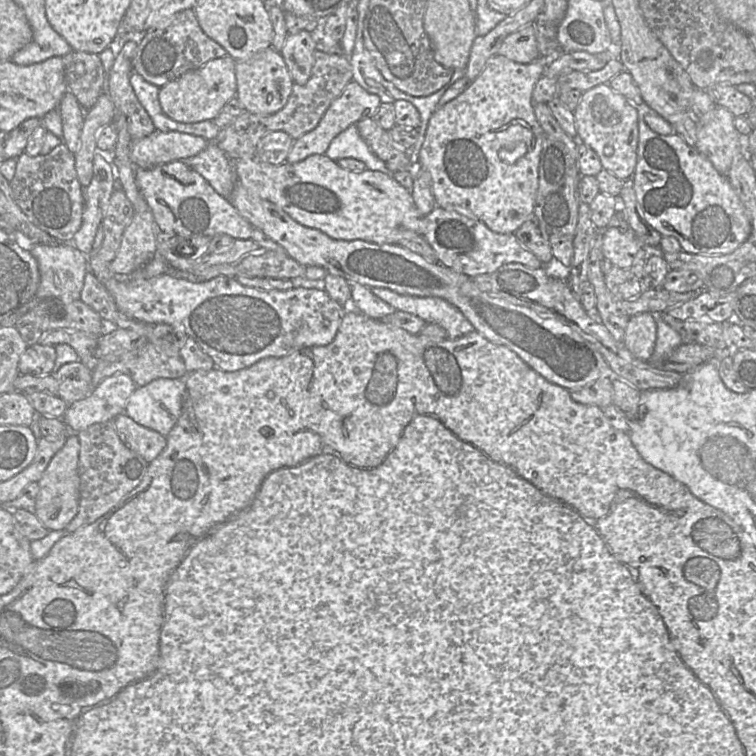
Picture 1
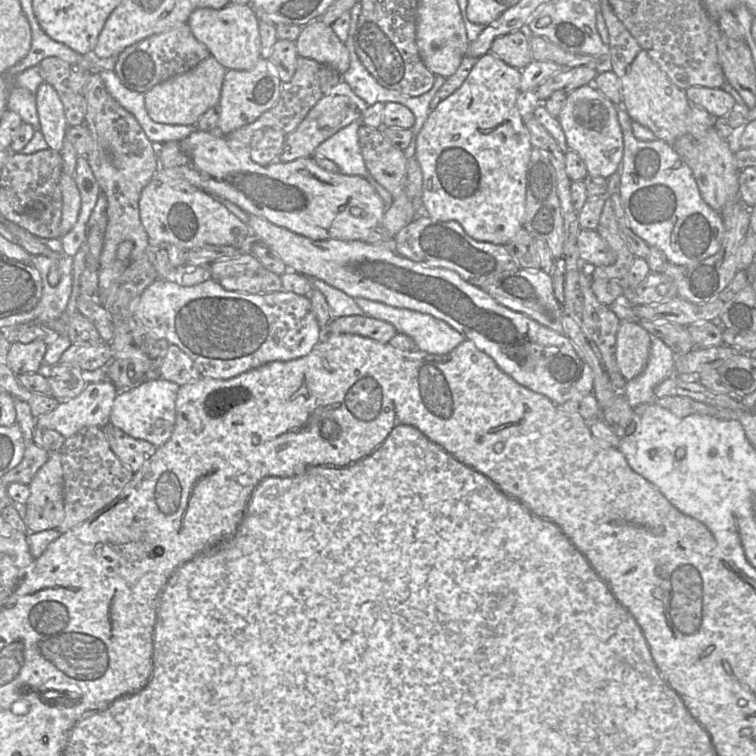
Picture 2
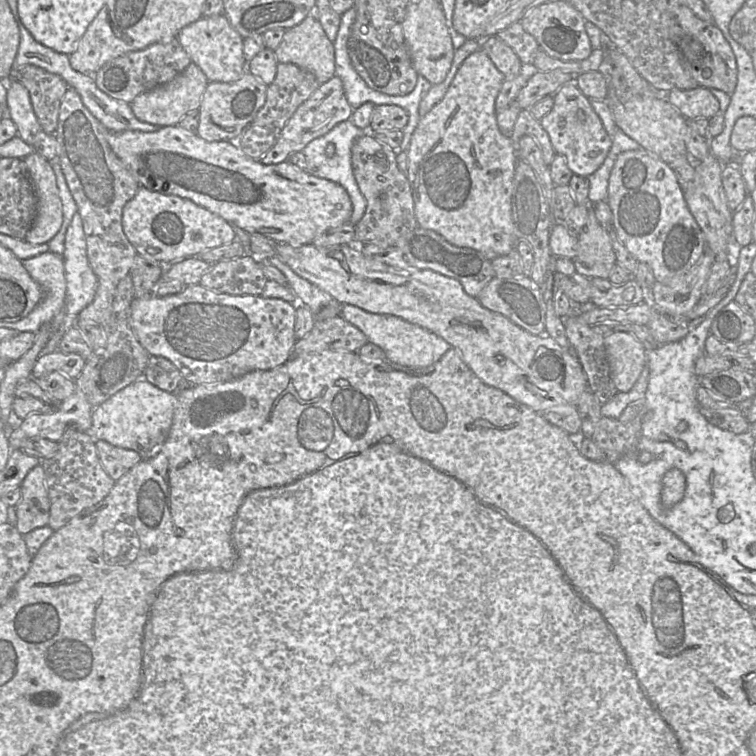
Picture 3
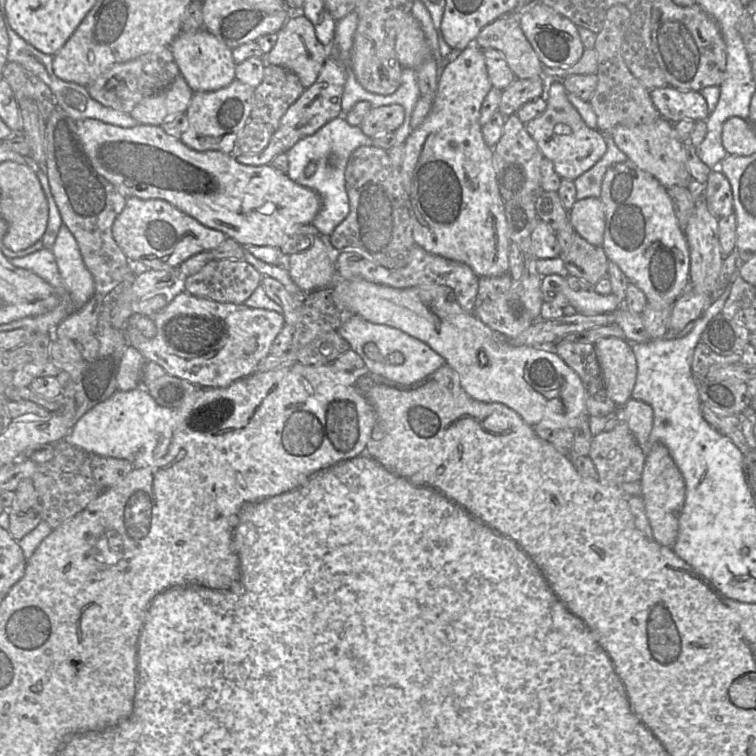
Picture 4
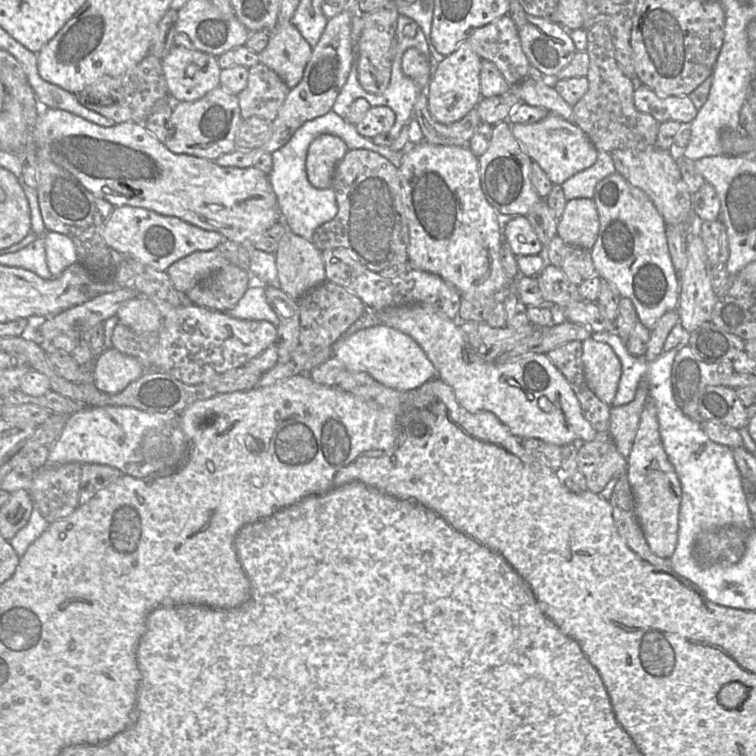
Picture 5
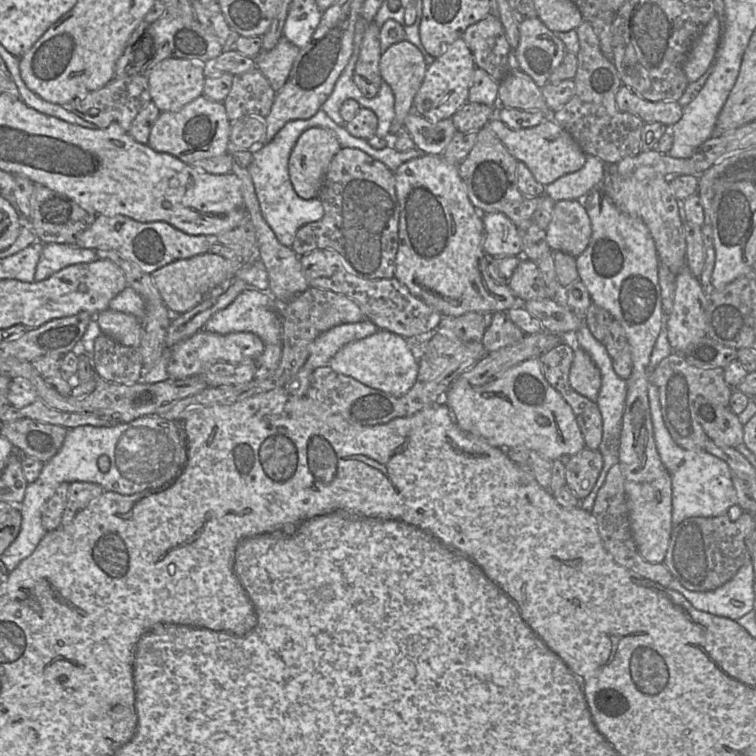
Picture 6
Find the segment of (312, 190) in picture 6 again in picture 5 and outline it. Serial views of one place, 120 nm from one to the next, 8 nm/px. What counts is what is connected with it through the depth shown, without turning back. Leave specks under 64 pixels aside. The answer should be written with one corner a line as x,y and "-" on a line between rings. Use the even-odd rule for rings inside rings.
337,136
316,137
309,145
305,162
309,183
316,189
330,187
335,169
347,151
345,142

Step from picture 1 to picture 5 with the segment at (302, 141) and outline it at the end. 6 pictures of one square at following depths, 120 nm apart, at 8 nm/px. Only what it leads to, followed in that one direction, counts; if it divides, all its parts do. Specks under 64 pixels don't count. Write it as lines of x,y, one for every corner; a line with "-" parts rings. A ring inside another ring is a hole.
348,8
337,16
328,19
327,25
317,43
312,48
311,57
305,66
301,81
290,90
281,105
276,118
271,122
271,133
266,142
251,150
234,149
222,155
215,163
222,167
253,167
258,158
265,153
273,153
284,146
294,132
305,122
332,111
333,104
347,81
353,62
351,45
351,20
358,11

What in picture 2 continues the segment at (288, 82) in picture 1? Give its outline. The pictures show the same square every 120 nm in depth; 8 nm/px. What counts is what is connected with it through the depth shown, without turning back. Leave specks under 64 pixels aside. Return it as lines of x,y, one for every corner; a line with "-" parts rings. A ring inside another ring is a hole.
260,57
250,70
227,70
220,99
215,107
219,116
217,131
225,136
255,121
276,104
282,85
283,82
280,80
275,66
267,58

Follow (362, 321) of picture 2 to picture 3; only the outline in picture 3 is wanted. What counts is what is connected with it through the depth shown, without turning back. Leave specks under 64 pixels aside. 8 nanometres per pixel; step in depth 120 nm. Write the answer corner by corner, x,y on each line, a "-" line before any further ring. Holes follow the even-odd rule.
341,315
316,321
311,332
297,340
292,356
321,353
325,351
357,352
368,343
367,336

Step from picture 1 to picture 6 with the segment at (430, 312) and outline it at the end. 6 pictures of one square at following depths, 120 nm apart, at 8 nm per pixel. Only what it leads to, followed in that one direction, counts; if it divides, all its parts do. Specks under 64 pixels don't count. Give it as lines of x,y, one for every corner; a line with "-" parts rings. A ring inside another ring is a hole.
387,330
348,343
329,361
328,366
335,372
356,379
362,384
394,396
406,394
414,385
419,370
419,343
416,348
412,341

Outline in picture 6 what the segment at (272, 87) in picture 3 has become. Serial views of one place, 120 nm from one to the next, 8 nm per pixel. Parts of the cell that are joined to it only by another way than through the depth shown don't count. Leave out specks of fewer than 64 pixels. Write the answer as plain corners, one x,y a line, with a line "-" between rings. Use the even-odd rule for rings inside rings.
255,67
234,76
231,89
222,103
231,123
247,116
265,119
271,110
275,96
276,92

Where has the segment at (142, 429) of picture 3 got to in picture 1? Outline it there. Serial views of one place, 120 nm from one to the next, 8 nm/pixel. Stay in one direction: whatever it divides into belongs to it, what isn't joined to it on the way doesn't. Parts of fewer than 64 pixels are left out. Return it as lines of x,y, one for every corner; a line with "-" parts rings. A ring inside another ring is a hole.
159,378
136,388
127,400
124,414
167,437
181,413
183,382
184,379

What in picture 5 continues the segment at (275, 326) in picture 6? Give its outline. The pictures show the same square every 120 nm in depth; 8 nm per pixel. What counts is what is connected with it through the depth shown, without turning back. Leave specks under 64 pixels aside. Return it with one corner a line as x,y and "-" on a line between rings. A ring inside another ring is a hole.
264,286
249,287
239,302
227,313
241,320
268,321
278,327
279,319
267,303

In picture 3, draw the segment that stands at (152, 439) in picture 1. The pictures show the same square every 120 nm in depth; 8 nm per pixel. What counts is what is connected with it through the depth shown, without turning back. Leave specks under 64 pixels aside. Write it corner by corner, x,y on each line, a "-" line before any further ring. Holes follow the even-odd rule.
104,440
96,441
96,450
102,468
114,481
143,460
136,451
113,446

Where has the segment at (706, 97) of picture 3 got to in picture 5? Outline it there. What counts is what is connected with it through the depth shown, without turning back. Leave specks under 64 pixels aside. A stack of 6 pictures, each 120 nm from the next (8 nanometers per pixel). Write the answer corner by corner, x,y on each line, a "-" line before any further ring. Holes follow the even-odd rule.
641,84
634,92
634,104
638,111
651,115
659,124
667,121
690,123
698,113
689,96
663,96

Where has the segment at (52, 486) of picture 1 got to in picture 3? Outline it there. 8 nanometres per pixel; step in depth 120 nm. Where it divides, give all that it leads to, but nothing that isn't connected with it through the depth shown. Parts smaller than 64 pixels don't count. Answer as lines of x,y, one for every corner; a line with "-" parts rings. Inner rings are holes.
39,464
32,468
19,487
21,498
15,506
15,527
25,535
36,528
48,525
50,500
43,467

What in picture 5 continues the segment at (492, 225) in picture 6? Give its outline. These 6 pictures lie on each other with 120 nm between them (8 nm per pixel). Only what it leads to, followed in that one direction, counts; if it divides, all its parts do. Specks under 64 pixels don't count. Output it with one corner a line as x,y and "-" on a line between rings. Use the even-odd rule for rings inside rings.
526,216
510,217
502,232
503,240
517,256
540,255
545,249

